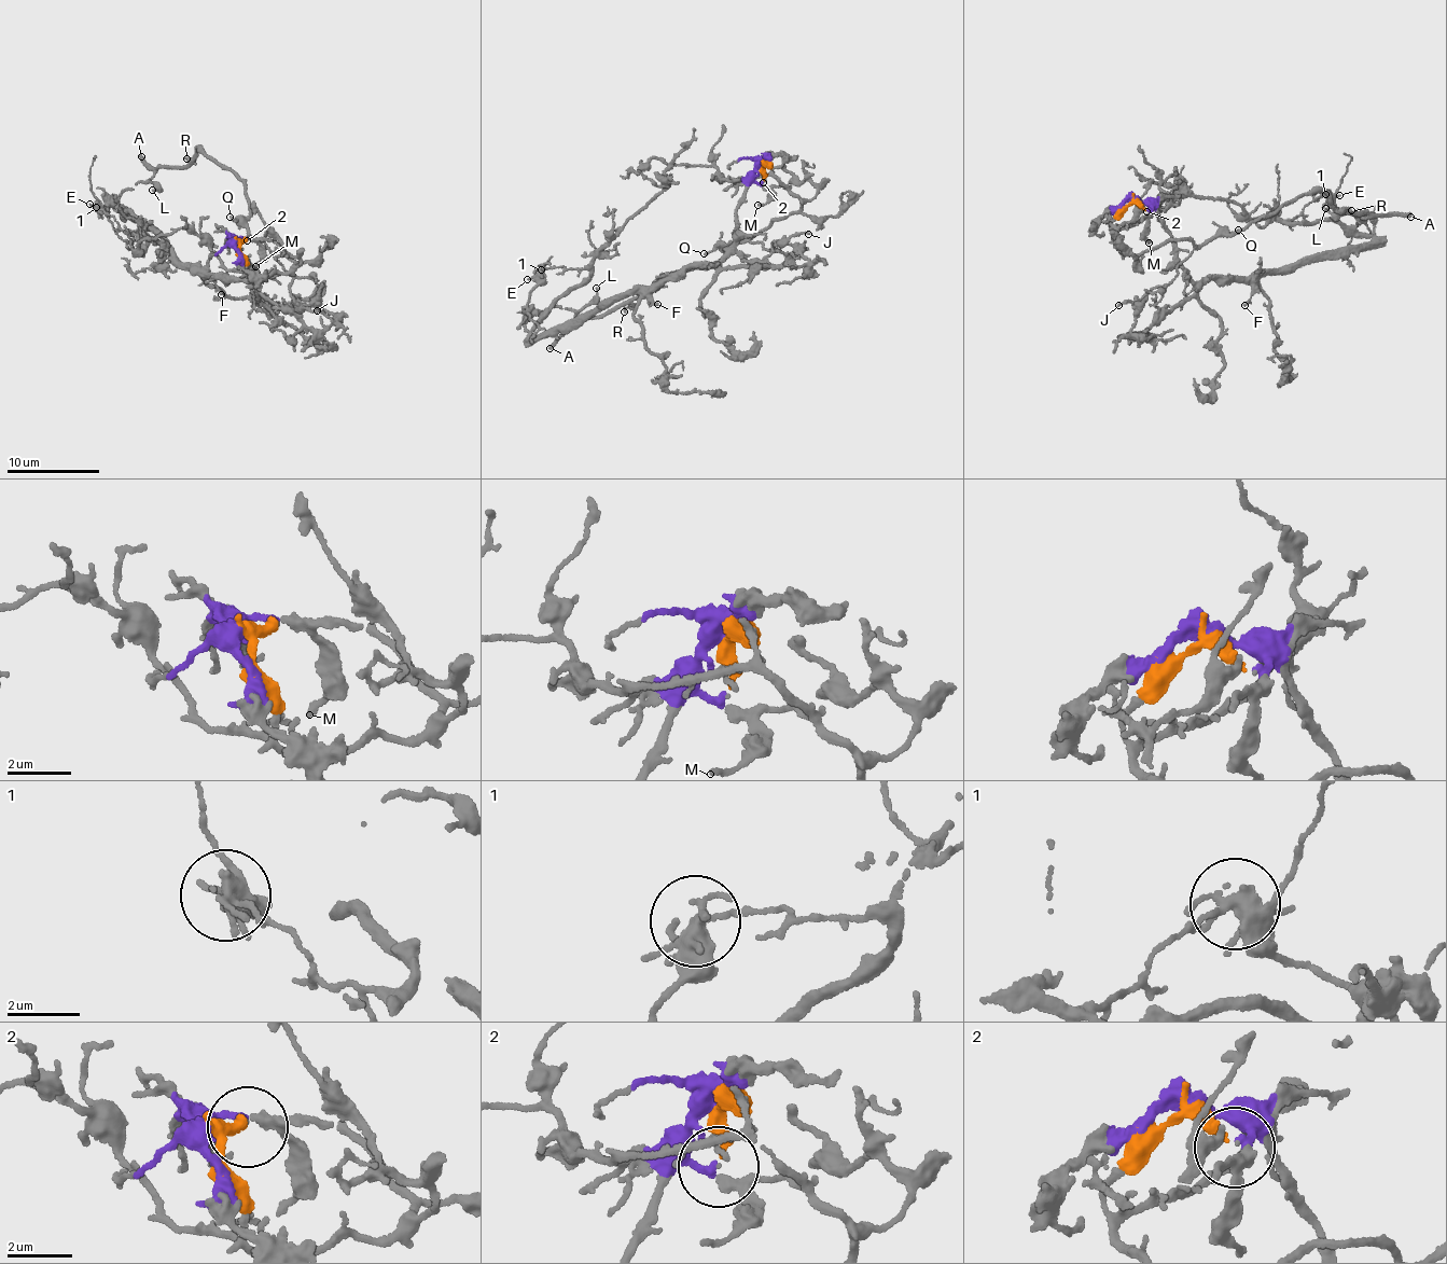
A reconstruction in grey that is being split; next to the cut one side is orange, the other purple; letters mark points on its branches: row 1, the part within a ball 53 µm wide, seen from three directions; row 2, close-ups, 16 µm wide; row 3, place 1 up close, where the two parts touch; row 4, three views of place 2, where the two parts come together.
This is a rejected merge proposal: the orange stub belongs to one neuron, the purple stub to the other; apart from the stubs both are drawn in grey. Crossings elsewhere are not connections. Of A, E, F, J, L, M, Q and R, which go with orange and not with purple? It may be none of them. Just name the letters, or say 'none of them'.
A, J, L, Q, R

